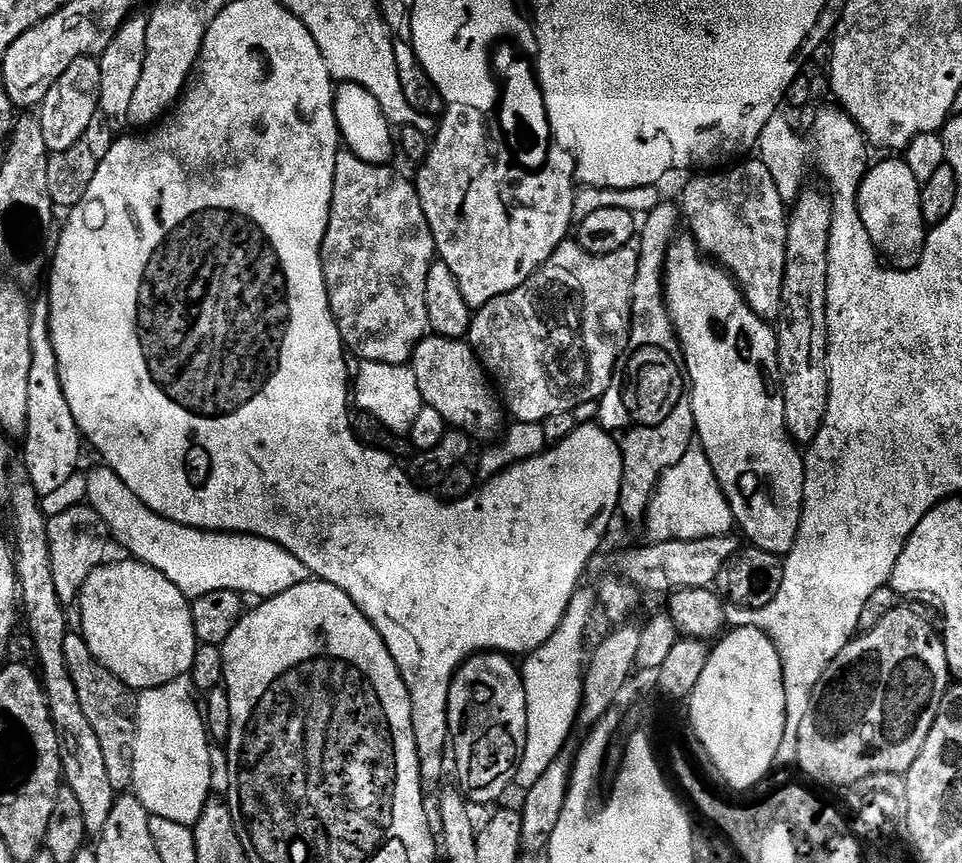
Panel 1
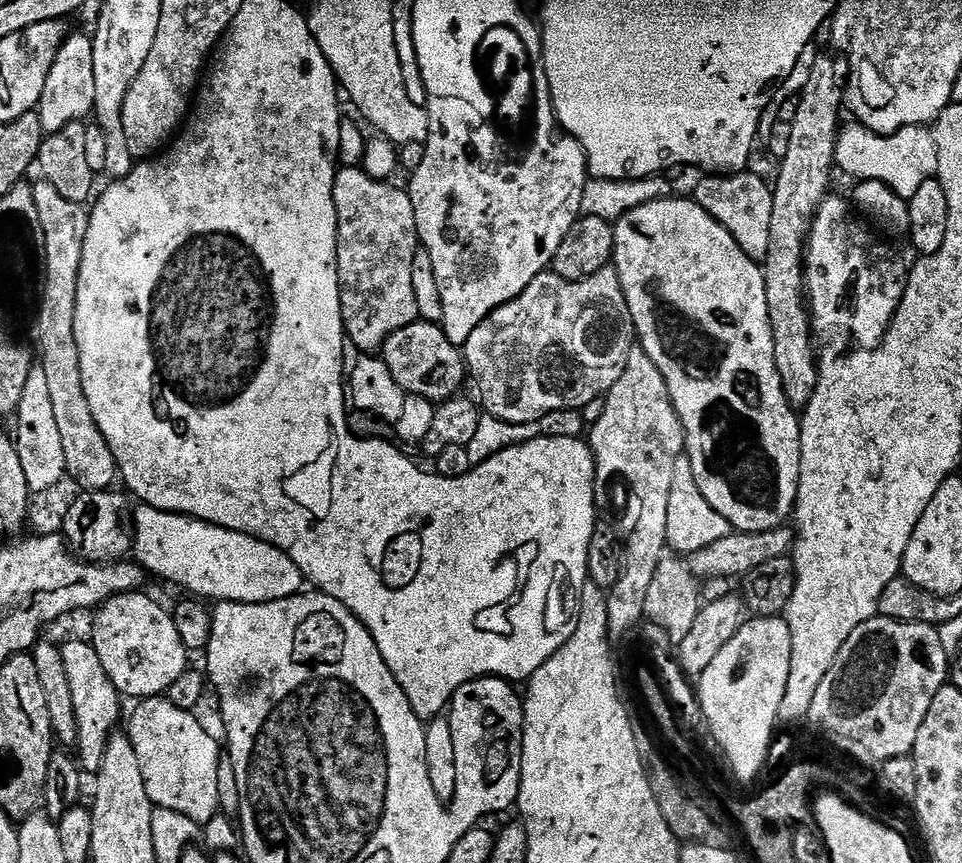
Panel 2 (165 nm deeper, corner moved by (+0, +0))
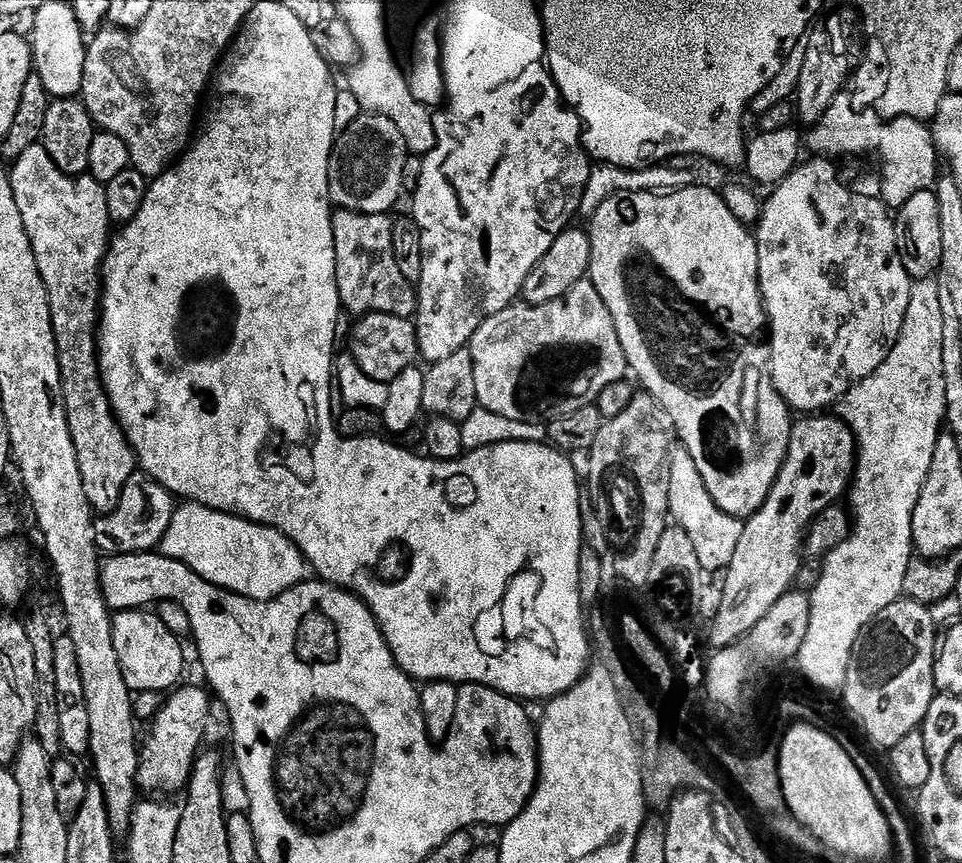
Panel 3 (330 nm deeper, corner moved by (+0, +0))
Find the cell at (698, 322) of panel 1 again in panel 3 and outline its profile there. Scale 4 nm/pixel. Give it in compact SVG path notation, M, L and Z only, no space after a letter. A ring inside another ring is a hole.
M693 186L690 188L678 188L675 190L665 191L663 194L658 192L626 192L618 196L612 196L606 202L602 202L602 206L598 206L598 210L590 217L590 223L587 225L586 231L590 240L590 262L588 266L588 276L592 285L595 286L598 294L602 298L602 302L606 304L606 310L610 312L610 318L614 320L614 326L618 332L618 342L622 342L622 350L628 359L628 366L631 375L640 379L640 384L647 395L653 396L662 406L662 410L666 410L666 414L670 414L673 429L678 437L679 443L688 451L690 458L694 458L694 466L698 466L698 474L702 474L702 482L706 482L706 490L710 490L710 498L714 498L716 505L722 510L726 510L726 514L747 518L752 516L766 502L766 498L770 494L770 490L774 486L774 482L780 473L782 462L788 453L790 446L790 434L794 423L793 413L790 411L788 404L778 394L778 390L774 390L772 380L768 376L768 346L766 340L766 317L764 314L764 300L760 296L760 279L758 278L758 248L756 246L755 235L750 231L749 225L744 224L738 218L734 218L734 214L730 214L730 206L726 206L723 195L719 191L711 192L708 188L699 188Z

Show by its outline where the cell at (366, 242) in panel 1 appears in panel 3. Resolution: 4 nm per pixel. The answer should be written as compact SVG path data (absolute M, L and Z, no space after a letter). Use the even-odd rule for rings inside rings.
M333 211L332 234L336 251L336 285L341 305L355 314L381 312L409 318L416 315L416 289L398 270L394 258L391 215L362 216L358 212Z

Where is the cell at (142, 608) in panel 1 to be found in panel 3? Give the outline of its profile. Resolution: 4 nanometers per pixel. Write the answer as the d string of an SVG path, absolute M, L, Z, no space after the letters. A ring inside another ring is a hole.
M117 611L112 618L112 633L114 634L114 650L118 650L118 662L122 666L126 686L134 694L144 691L158 691L164 694L175 689L181 683L180 675L184 672L184 648L180 645L183 644L181 637L166 630L166 626L160 621L159 615L155 611Z

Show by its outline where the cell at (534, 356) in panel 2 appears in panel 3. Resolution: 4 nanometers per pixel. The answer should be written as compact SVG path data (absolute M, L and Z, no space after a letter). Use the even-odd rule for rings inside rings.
M585 278L577 282L573 288L562 298L551 300L545 304L525 304L517 302L511 308L494 314L474 334L470 345L472 361L474 362L474 390L476 391L476 403L481 408L490 410L494 414L502 414L502 418L514 418L514 422L527 420L530 424L539 424L554 419L555 416L570 414L570 410L582 410L582 406L595 404L596 399L606 386L625 379L630 369L628 359L622 350L622 342L618 342L618 332L614 326L614 320L610 318L610 312L606 310L606 304L598 294L591 279Z

